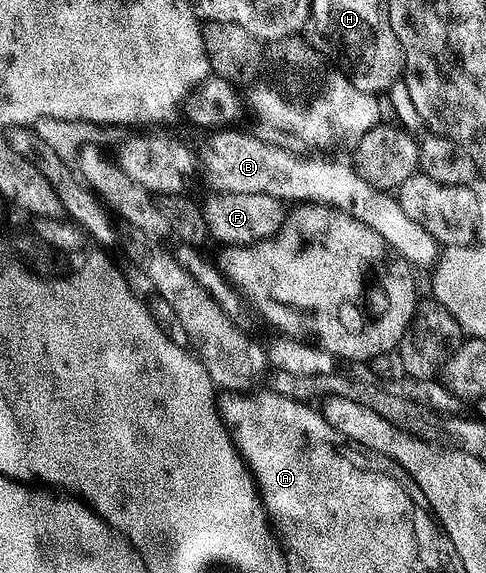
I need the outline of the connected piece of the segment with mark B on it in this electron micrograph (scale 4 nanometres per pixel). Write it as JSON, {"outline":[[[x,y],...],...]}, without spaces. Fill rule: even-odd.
{"outline":[[[216,130],[204,145],[198,148],[198,168],[204,171],[204,180],[209,189],[230,194],[272,195],[283,202],[313,202],[329,204],[370,226],[388,243],[395,255],[408,261],[413,269],[431,269],[441,255],[441,245],[406,210],[391,191],[370,186],[351,163],[339,164],[336,158],[302,160],[280,148],[274,148],[264,140],[248,132]]]}

